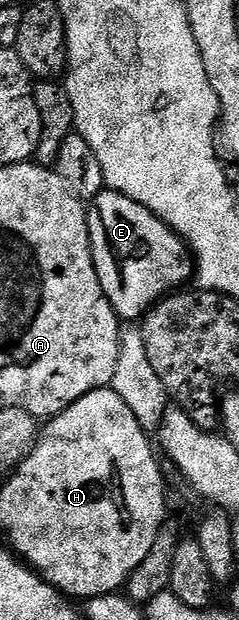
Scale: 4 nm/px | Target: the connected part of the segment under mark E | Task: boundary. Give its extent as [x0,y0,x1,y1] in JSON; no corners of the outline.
[88,188,194,320]

